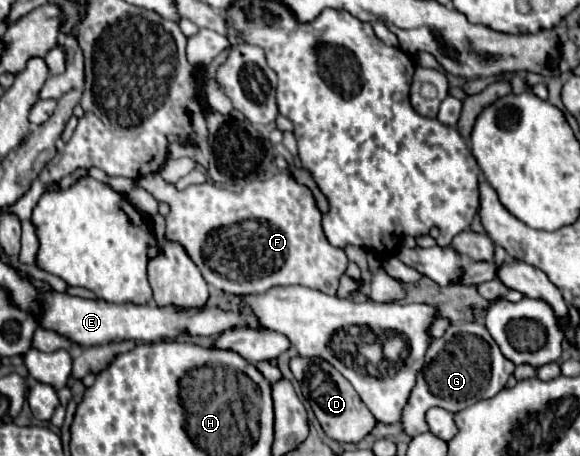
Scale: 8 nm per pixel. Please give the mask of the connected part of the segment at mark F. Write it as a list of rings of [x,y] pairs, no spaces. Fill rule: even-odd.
[[[279,172],[269,180],[253,180],[241,192],[229,192],[213,186],[211,182],[193,184],[185,190],[177,190],[173,184],[167,184],[159,174],[139,178],[139,186],[151,192],[157,200],[163,200],[171,206],[171,212],[165,216],[165,236],[171,242],[181,242],[195,266],[201,270],[203,278],[225,294],[263,294],[269,288],[293,284],[325,292],[325,288],[339,286],[339,278],[345,274],[345,268],[349,264],[345,250],[329,246],[321,230],[321,212],[309,188],[299,184],[287,172]]]

